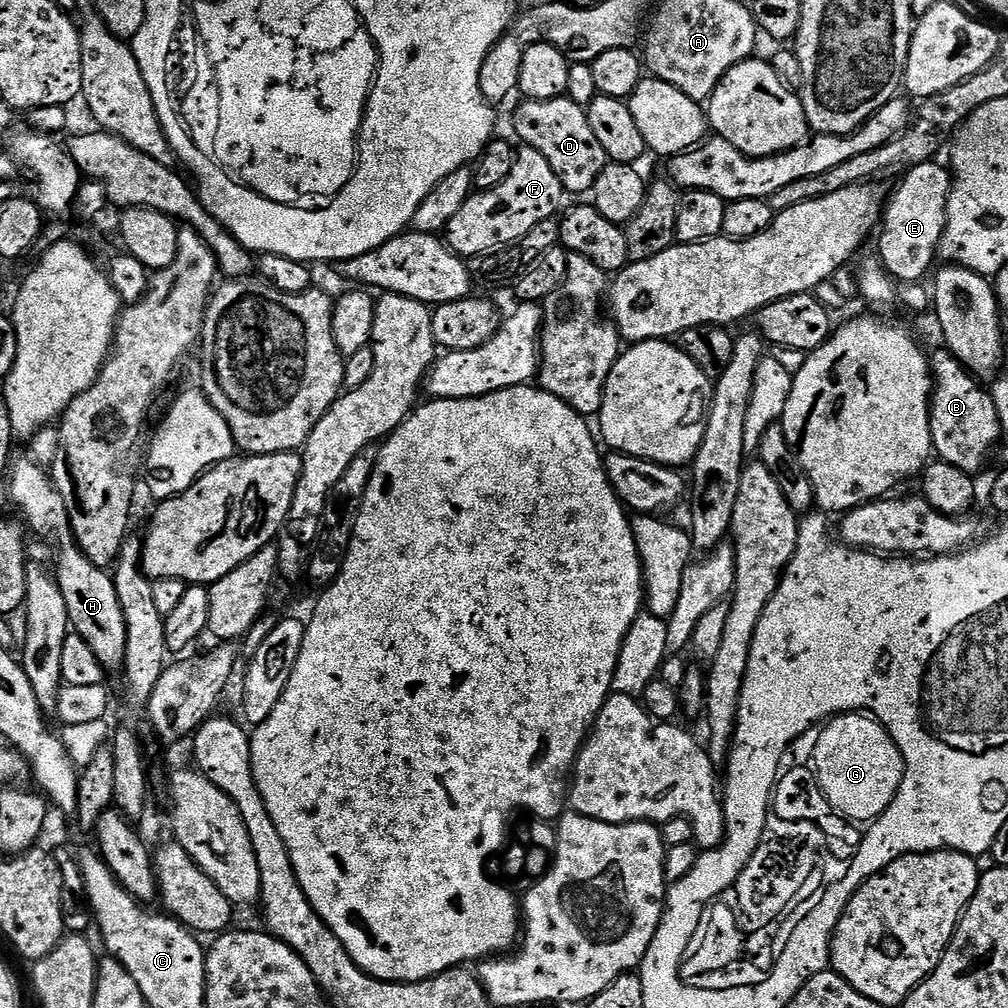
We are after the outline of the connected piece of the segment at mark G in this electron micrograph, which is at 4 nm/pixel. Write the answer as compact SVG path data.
M835 716L824 724L824 728L823 737L819 739L819 752L817 752L819 777L833 804L836 804L840 811L847 812L854 818L878 814L894 794L898 780L904 777L904 759L893 736L885 735L885 730L875 726L871 721L855 718Z

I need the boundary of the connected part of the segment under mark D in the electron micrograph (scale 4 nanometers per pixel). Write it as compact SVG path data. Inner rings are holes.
M567 95L559 96L553 100L524 100L516 108L516 132L520 135L520 144L538 150L546 162L550 162L550 170L558 174L565 193L584 192L591 193L598 174L604 165L609 163L609 158L602 150L598 138L594 138L594 130L590 130L588 113L585 105L576 104L568 99Z

